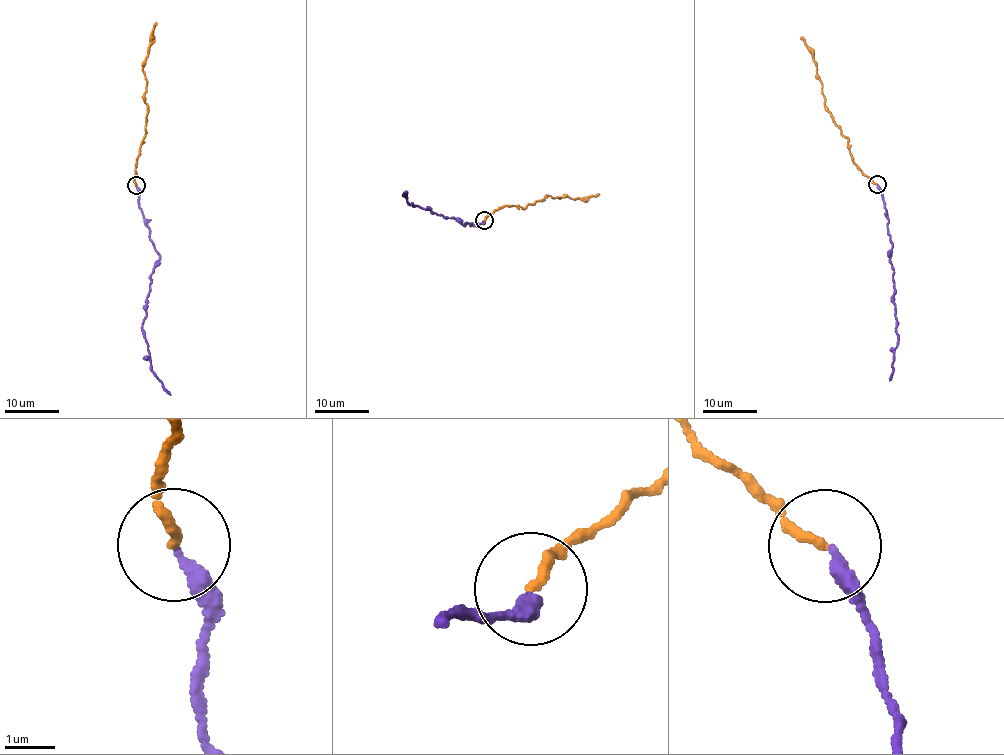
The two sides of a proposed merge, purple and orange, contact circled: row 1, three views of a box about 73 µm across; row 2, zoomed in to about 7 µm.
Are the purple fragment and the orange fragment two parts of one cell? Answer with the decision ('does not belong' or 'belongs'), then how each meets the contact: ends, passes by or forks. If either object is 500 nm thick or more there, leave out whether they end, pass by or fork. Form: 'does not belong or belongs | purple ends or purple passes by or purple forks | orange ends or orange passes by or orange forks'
belongs | purple ends | orange ends

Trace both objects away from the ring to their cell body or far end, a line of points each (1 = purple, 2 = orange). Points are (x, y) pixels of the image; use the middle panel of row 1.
1: (484, 221), (464, 226), (454, 218), (409, 204), (402, 195), (407, 191)
2: (484, 221), (506, 205), (524, 208), (549, 195), (583, 200), (599, 194)

